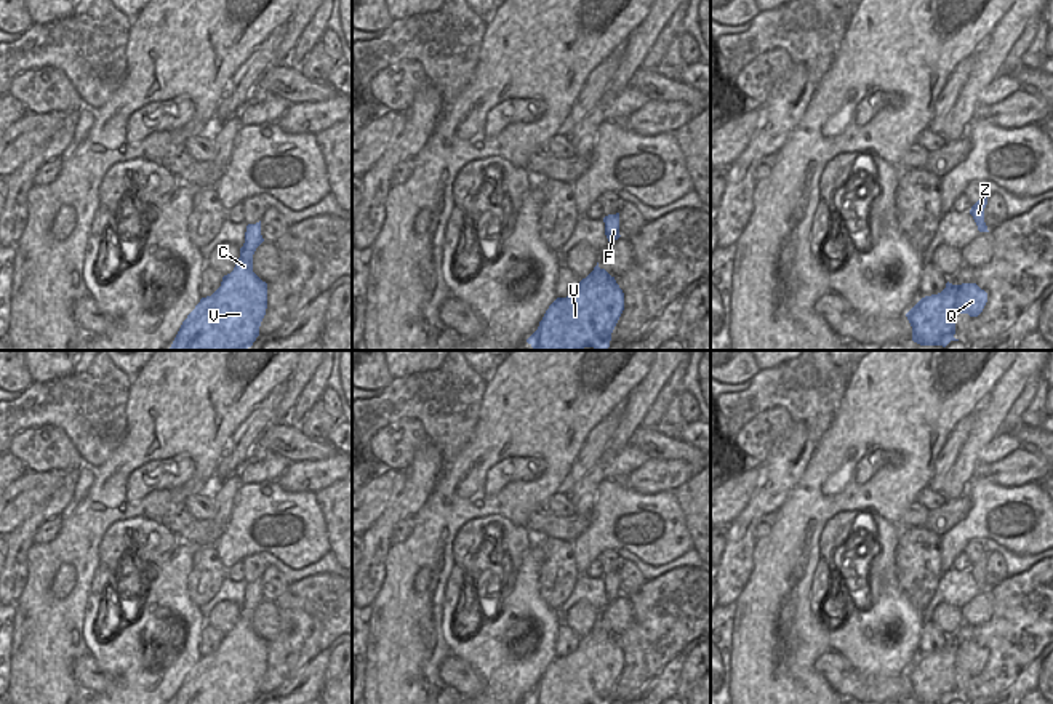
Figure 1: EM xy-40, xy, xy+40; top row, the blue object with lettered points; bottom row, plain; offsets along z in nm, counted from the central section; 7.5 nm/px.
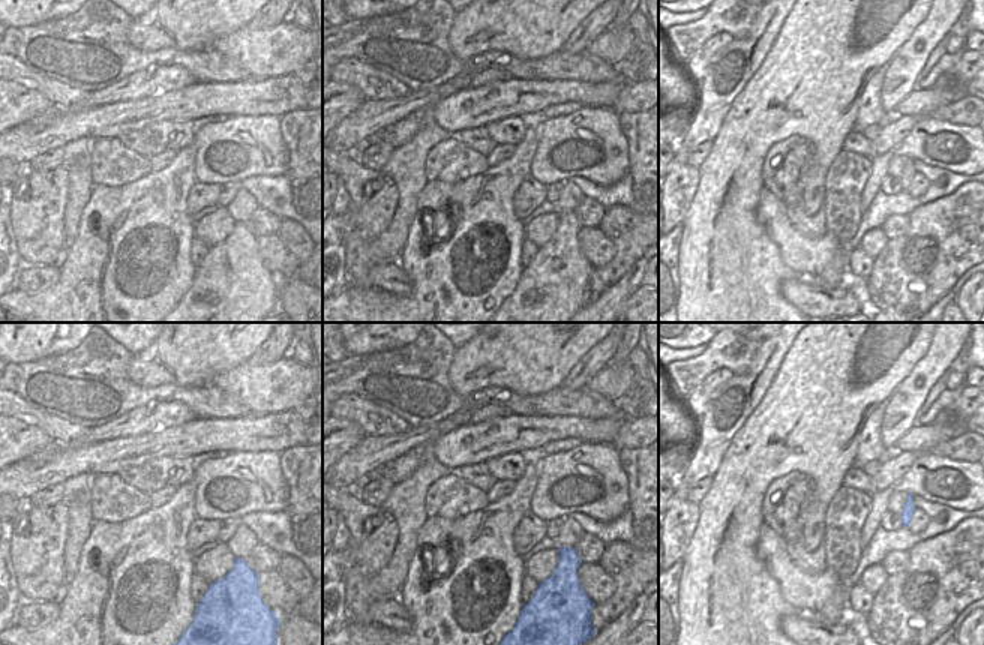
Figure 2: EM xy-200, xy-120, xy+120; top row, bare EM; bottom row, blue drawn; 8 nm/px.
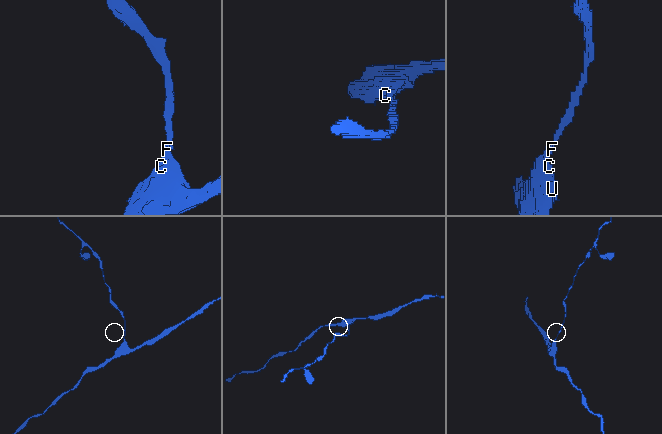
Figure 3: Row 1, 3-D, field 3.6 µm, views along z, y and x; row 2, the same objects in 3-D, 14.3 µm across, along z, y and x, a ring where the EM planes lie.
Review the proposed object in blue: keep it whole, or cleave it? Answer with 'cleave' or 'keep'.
keep

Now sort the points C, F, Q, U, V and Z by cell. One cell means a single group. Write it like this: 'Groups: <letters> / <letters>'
Groups: C F Q U V Z

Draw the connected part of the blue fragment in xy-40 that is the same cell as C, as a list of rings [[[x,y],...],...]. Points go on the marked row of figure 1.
[[[261,221],[248,224],[234,270],[211,296],[200,299],[170,350],[246,350],[253,346],[267,309],[267,283],[253,272],[253,254],[262,242]]]

